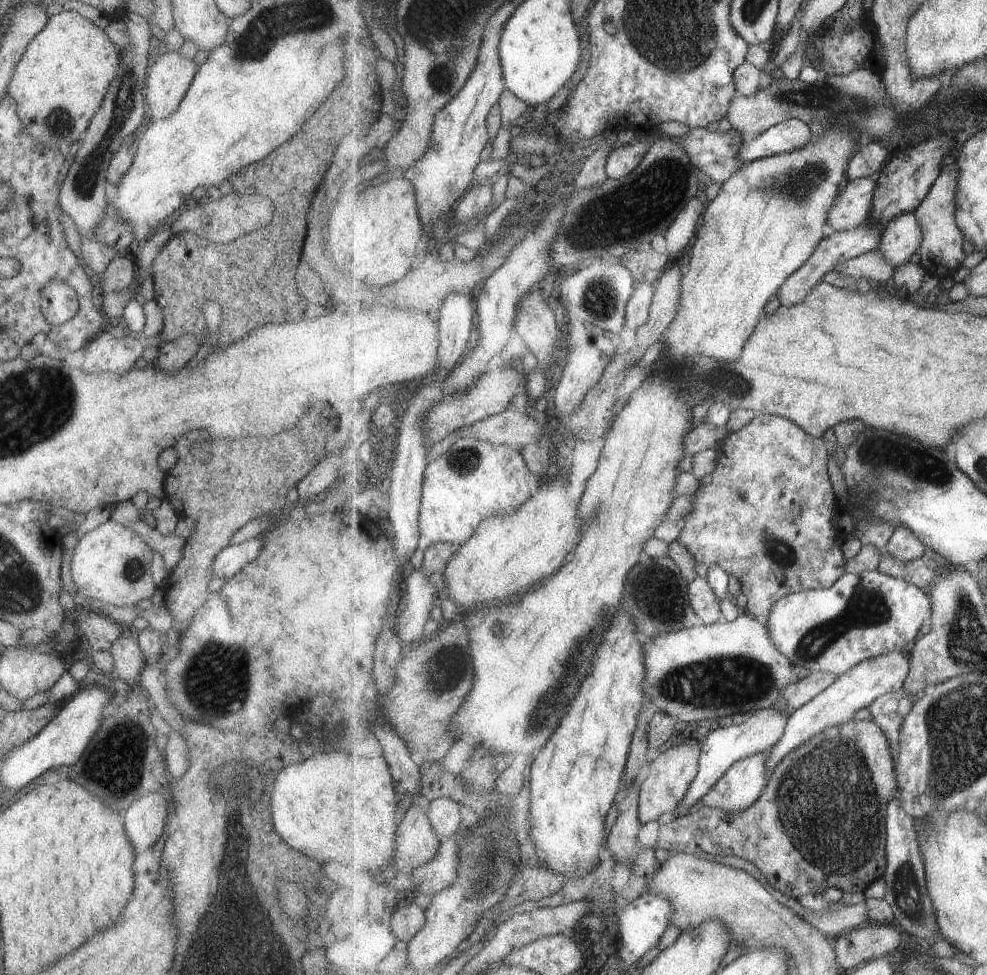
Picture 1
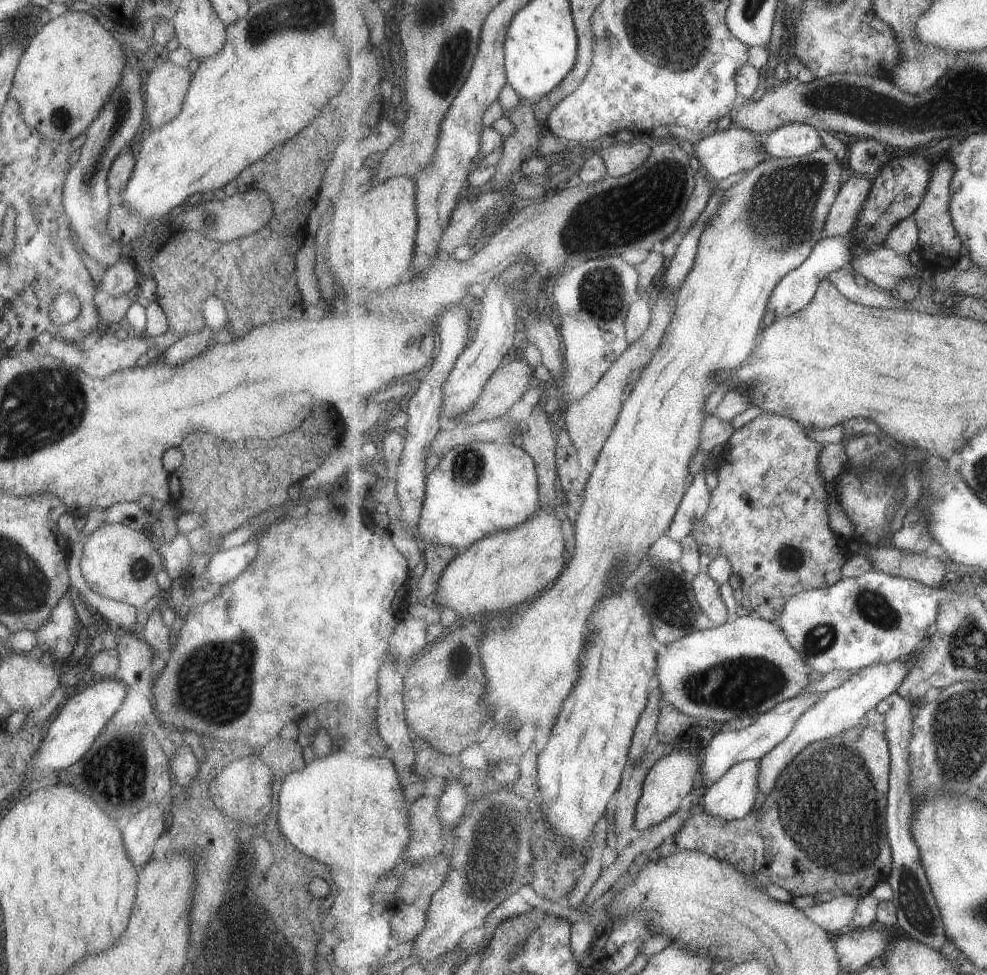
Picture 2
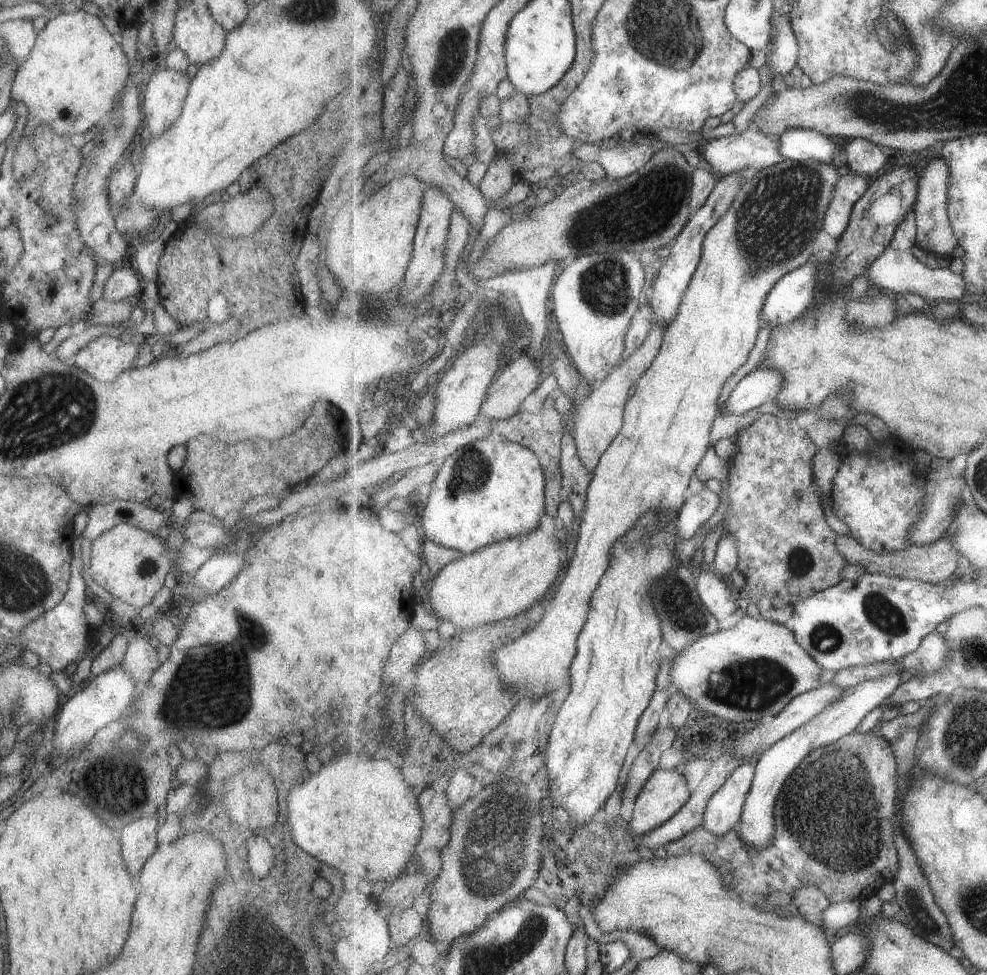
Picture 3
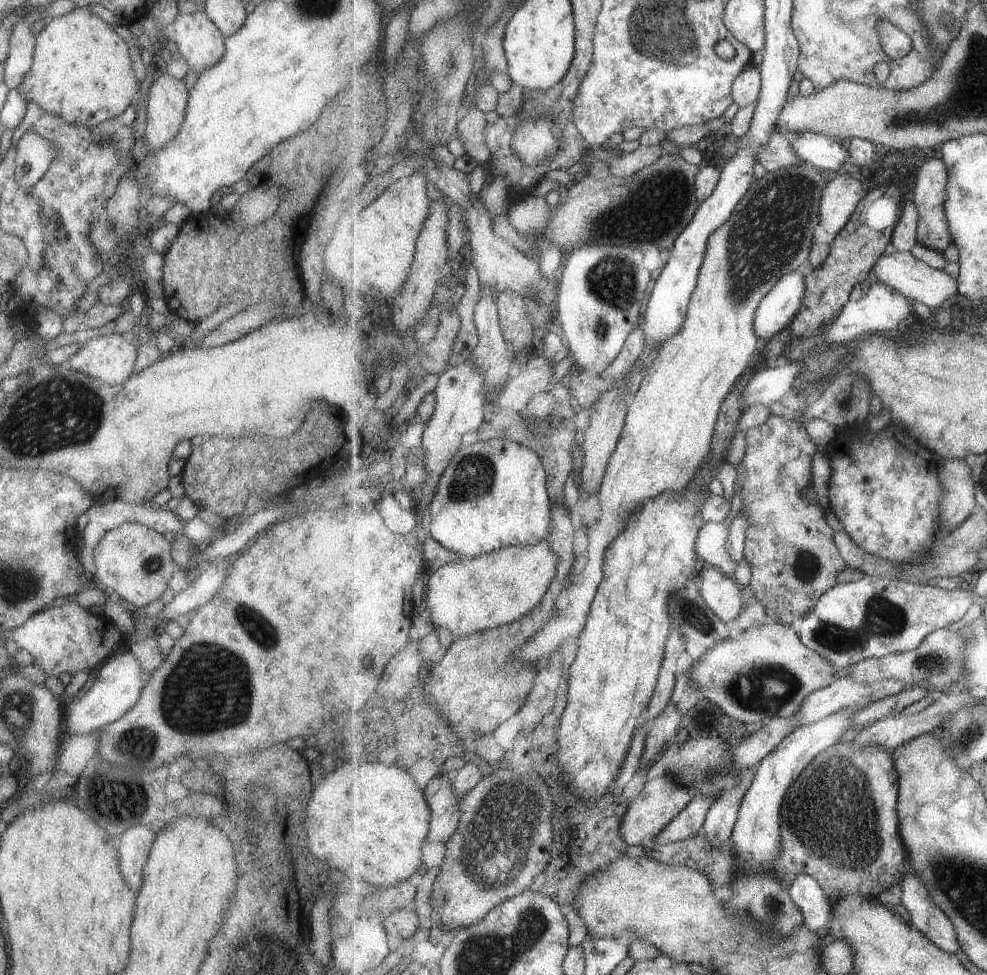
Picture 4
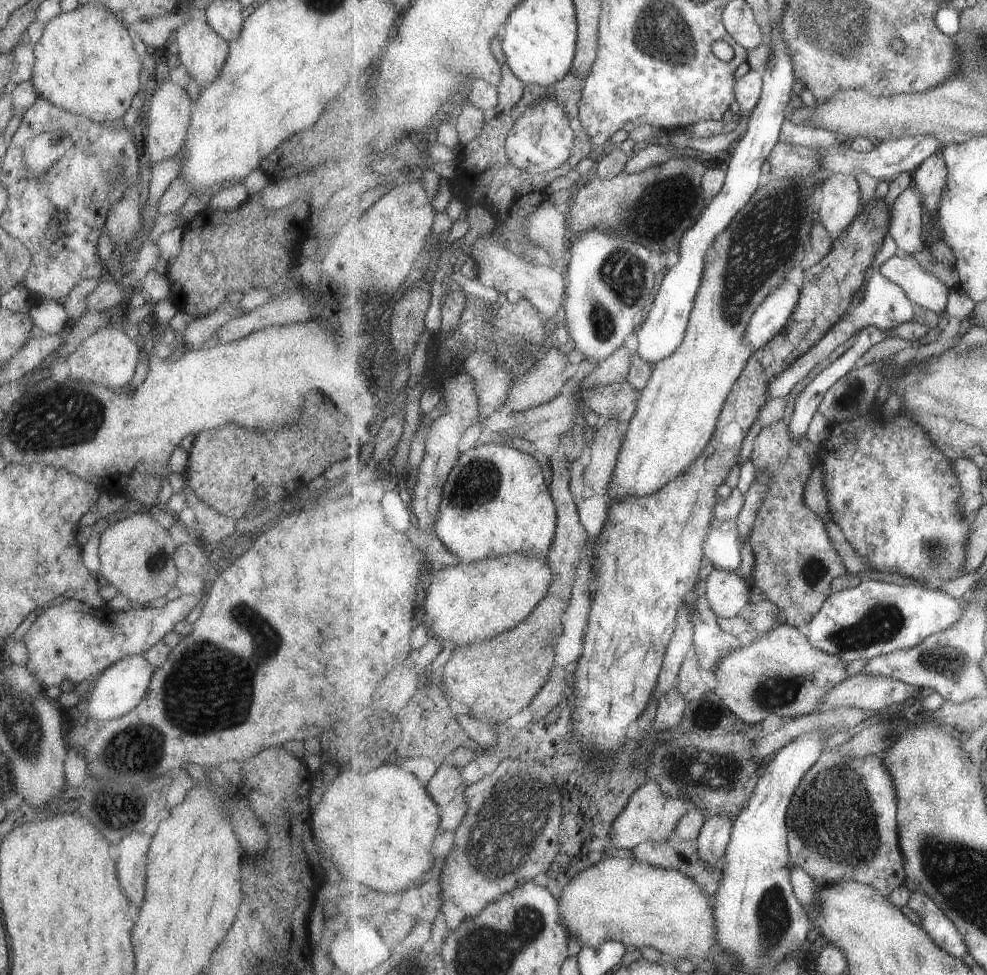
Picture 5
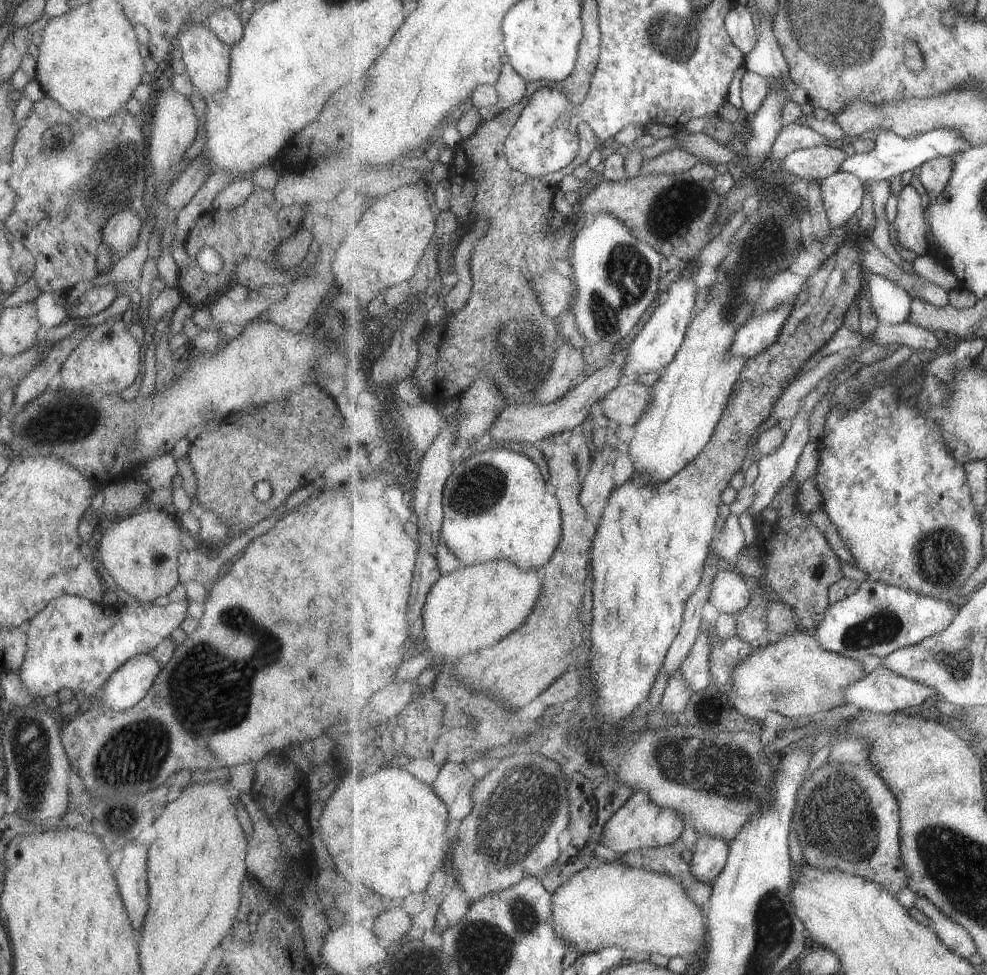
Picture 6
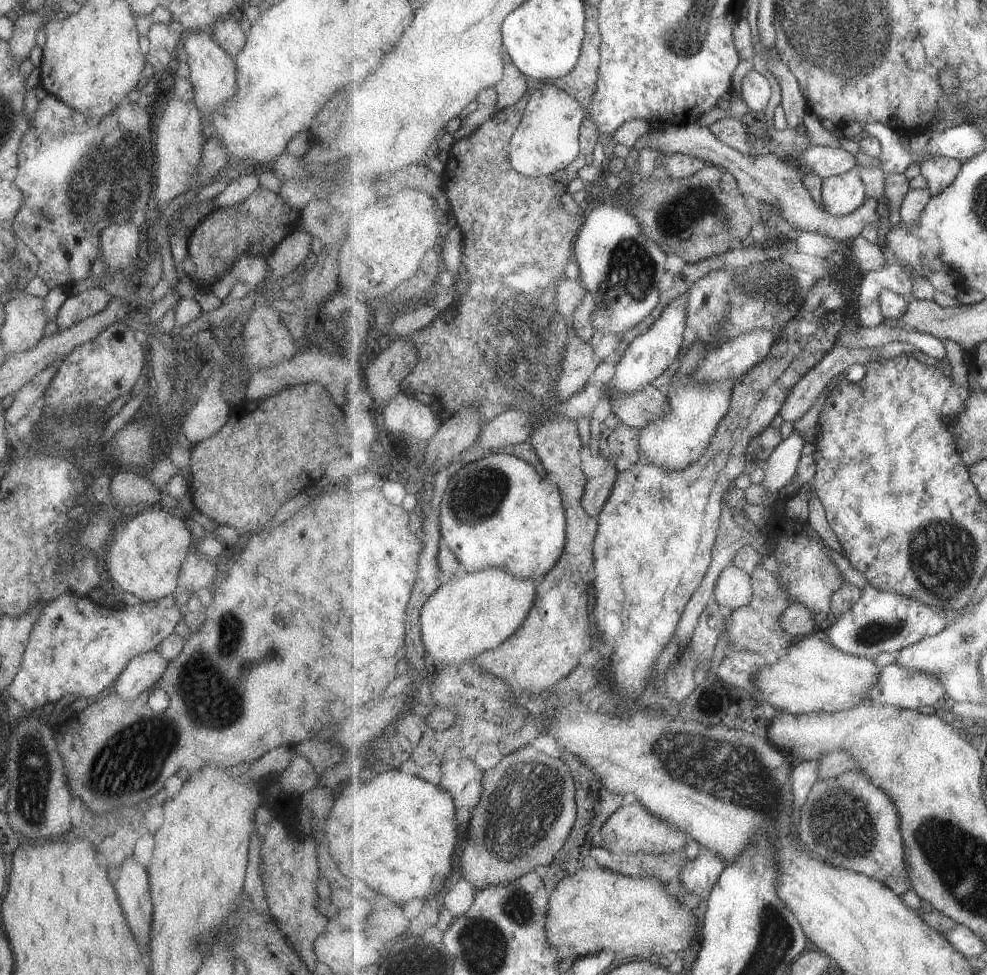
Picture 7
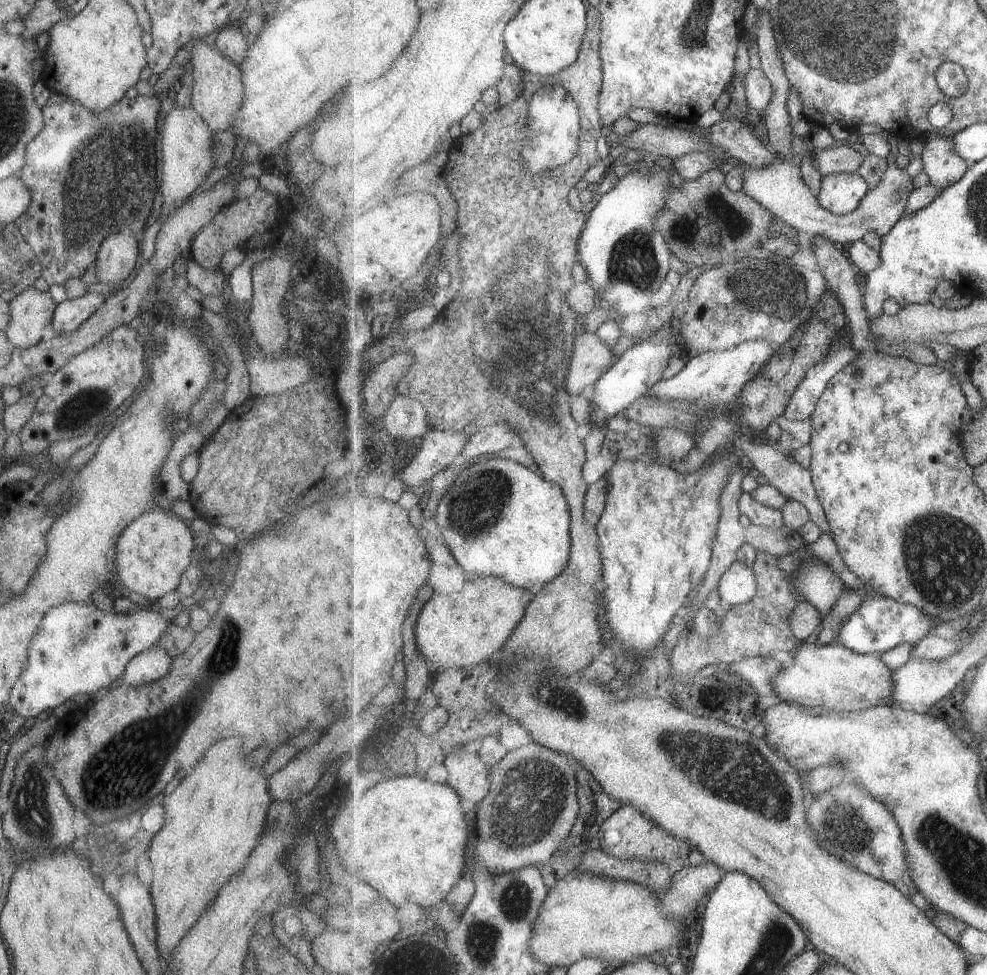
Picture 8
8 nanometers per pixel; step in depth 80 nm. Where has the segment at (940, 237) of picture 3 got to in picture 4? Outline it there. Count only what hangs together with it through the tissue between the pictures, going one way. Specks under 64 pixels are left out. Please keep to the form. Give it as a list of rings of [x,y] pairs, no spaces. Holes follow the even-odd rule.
[[[935,154],[917,169],[916,183],[913,190],[914,201],[920,212],[920,223],[918,226],[919,243],[940,253],[943,253],[943,250],[953,243],[945,206],[945,201],[948,199],[948,176],[948,165],[941,155]]]

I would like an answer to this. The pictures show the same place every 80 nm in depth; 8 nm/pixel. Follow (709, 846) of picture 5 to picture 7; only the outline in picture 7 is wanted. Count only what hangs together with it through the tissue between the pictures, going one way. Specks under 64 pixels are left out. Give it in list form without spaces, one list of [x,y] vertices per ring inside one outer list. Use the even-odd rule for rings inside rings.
[[[702,847],[700,855],[690,860],[683,868],[680,879],[684,887],[696,895],[712,891],[724,874],[727,862],[710,848]]]

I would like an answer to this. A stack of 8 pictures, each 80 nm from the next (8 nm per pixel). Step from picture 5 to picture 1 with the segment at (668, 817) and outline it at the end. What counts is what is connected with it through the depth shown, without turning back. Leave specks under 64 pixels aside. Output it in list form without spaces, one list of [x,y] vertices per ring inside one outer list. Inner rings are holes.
[[[697,742],[675,745],[650,763],[650,772],[640,792],[638,813],[641,824],[659,820],[669,810],[677,811],[699,774],[701,751],[701,745]]]

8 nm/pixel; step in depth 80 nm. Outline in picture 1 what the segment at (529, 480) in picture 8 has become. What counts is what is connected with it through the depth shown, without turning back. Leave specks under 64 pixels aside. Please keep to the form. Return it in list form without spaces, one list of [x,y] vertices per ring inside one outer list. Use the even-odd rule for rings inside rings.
[[[465,437],[454,443],[437,460],[428,463],[422,490],[422,507],[420,508],[419,544],[409,558],[414,570],[421,570],[424,552],[432,544],[457,543],[463,546],[476,534],[480,524],[491,517],[506,517],[519,512],[524,504],[534,495],[527,482],[530,470],[520,448],[509,445],[493,444]]]

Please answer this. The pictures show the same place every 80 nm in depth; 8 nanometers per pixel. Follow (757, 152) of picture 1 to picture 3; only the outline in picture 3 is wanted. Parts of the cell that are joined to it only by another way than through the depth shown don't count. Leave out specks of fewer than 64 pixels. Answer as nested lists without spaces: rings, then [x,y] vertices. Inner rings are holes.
[[[789,129],[779,137],[780,151],[785,159],[794,161],[820,160],[832,165],[840,146],[832,137],[809,129]]]

